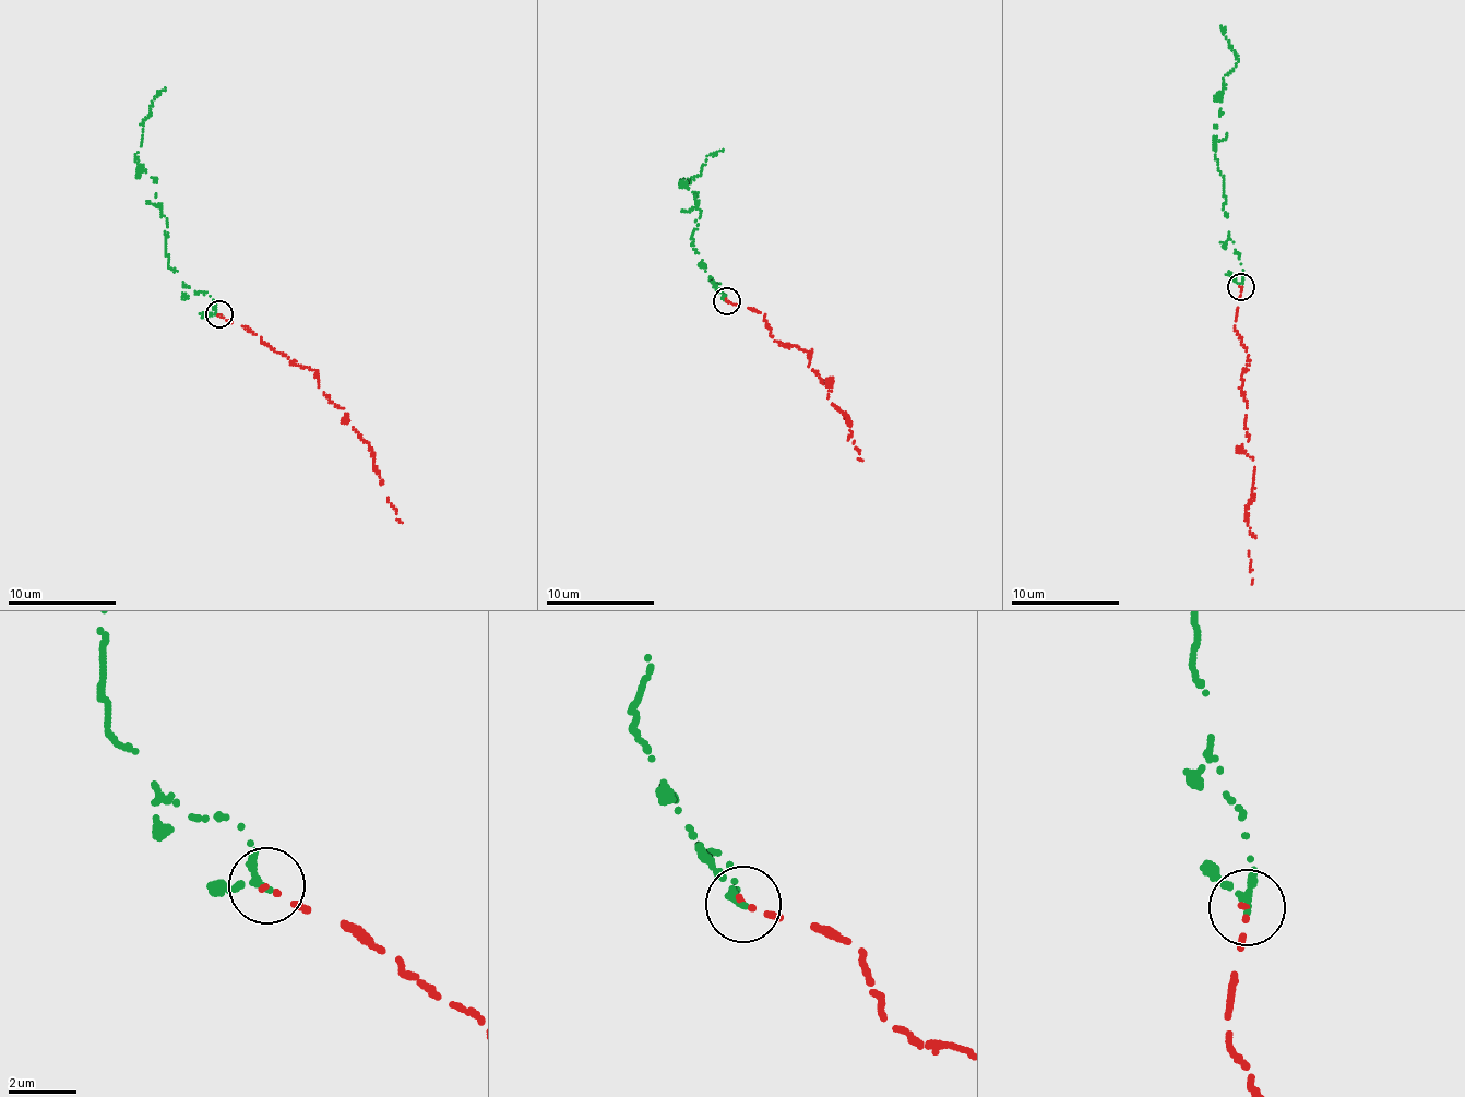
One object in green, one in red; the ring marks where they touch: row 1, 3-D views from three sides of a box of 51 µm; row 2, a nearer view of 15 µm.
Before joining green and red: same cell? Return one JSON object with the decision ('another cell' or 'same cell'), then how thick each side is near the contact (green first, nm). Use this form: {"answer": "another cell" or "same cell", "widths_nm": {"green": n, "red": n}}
{"answer": "another cell", "widths_nm": {"green": 220, "red": 130}}

